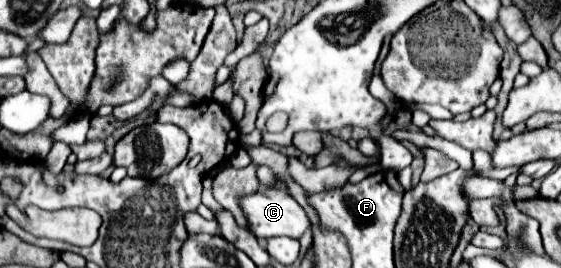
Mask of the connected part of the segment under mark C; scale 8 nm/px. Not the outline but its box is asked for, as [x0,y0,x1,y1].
[241,188,311,238]

